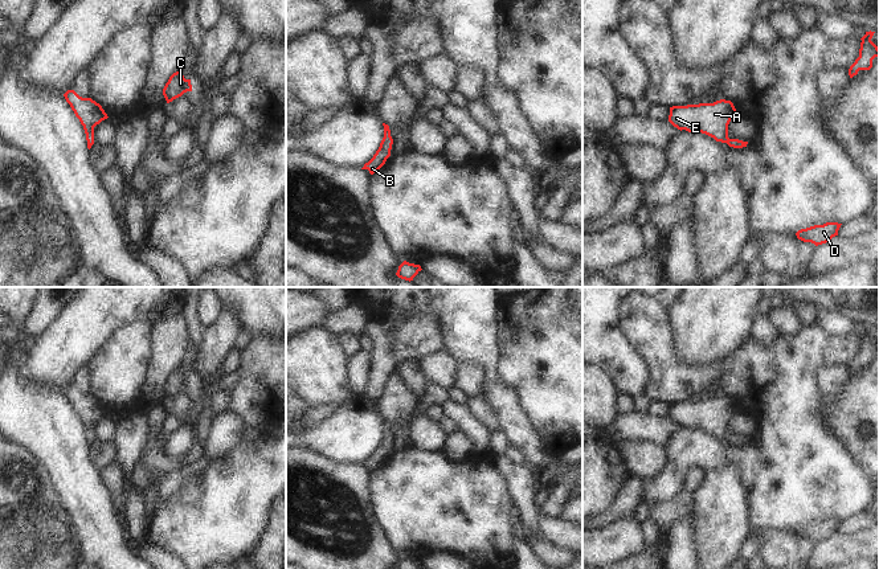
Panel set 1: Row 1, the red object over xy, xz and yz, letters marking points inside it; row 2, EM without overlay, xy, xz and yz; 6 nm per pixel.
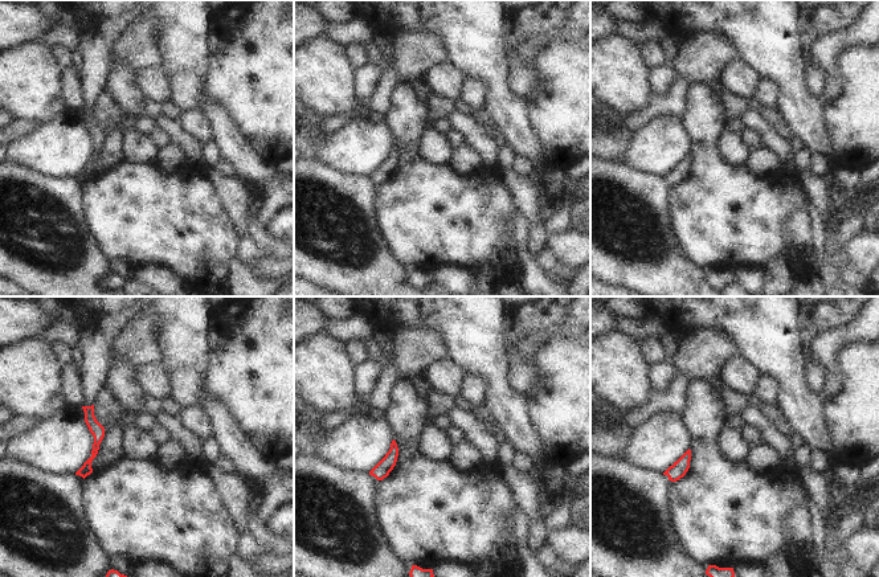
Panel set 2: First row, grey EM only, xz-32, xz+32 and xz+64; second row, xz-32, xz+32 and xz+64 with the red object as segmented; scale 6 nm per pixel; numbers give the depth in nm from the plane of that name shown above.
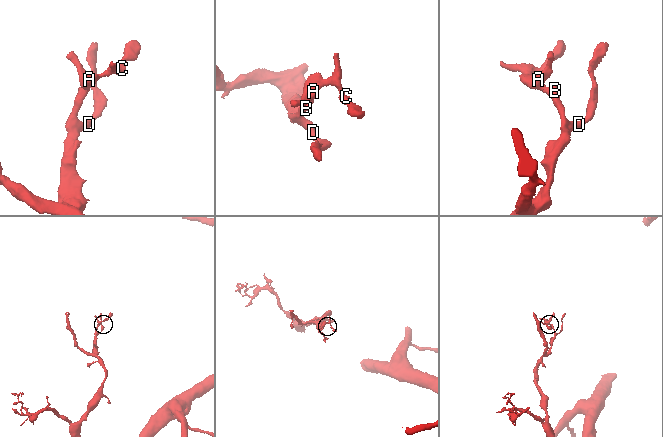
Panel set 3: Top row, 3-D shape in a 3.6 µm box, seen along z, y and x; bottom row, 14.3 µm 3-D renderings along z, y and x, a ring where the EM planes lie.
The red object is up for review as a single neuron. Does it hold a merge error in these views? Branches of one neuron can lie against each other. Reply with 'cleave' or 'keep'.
keep

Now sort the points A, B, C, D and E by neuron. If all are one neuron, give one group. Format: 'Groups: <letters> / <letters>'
Groups: A B C D E.

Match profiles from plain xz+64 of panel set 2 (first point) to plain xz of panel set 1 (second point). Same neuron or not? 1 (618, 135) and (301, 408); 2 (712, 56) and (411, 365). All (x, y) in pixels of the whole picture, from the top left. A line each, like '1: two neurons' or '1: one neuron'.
1: one neuron
2: two neurons

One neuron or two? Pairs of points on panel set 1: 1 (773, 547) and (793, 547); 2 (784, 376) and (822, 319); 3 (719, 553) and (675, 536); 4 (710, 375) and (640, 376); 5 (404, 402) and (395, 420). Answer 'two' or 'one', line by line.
1: one
2: two
3: two
4: two
5: one

